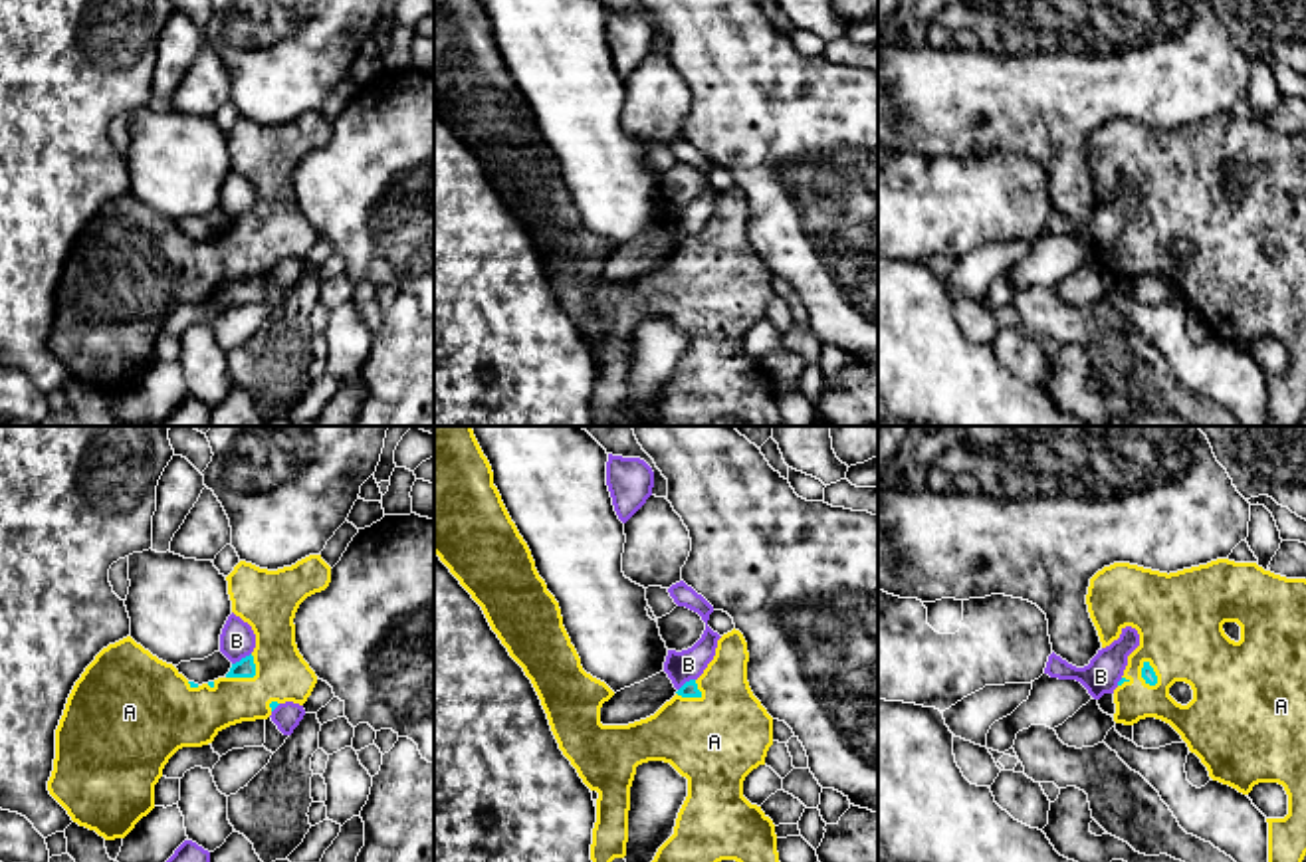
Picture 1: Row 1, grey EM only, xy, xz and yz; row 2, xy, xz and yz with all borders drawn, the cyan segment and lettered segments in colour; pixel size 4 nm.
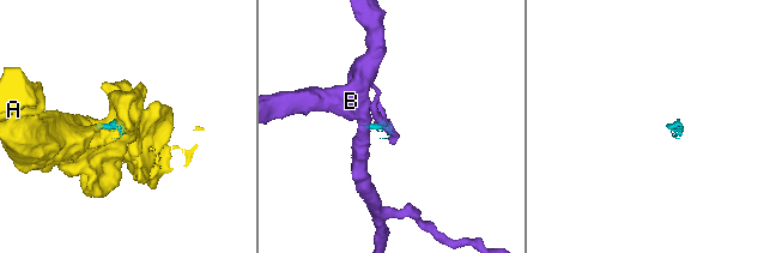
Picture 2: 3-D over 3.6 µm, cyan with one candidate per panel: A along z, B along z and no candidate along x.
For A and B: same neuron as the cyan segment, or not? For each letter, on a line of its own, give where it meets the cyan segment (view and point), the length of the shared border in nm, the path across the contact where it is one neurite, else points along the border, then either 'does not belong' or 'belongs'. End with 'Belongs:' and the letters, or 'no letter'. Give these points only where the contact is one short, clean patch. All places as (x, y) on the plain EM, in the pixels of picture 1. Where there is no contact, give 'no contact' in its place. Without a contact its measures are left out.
A: meets cyan in yz at (1154, 230); contact 120 nm long; belongs
B: meets cyan in xy at (242, 215); contact 90 nm long; border along xy (250, 209), (232, 220); does not belong
Belongs: A

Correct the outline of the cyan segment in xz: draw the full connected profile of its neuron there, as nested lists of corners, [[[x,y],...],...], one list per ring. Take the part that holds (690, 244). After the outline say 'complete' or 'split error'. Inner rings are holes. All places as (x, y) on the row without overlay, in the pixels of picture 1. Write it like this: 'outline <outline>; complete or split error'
outline [[[434,0],[434,109],[482,162],[491,186],[531,236],[559,305],[599,349],[593,426],[612,426],[610,418],[626,412],[630,343],[636,323],[648,317],[670,319],[688,335],[674,390],[658,404],[650,426],[709,426],[721,416],[735,416],[745,426],[783,426],[773,377],[743,353],[745,333],[765,321],[773,301],[773,273],[749,244],[749,208],[739,186],[723,190],[704,230],[686,238],[654,271],[602,281],[600,264],[614,248],[583,226],[559,159],[539,133],[480,0]]]; split error

